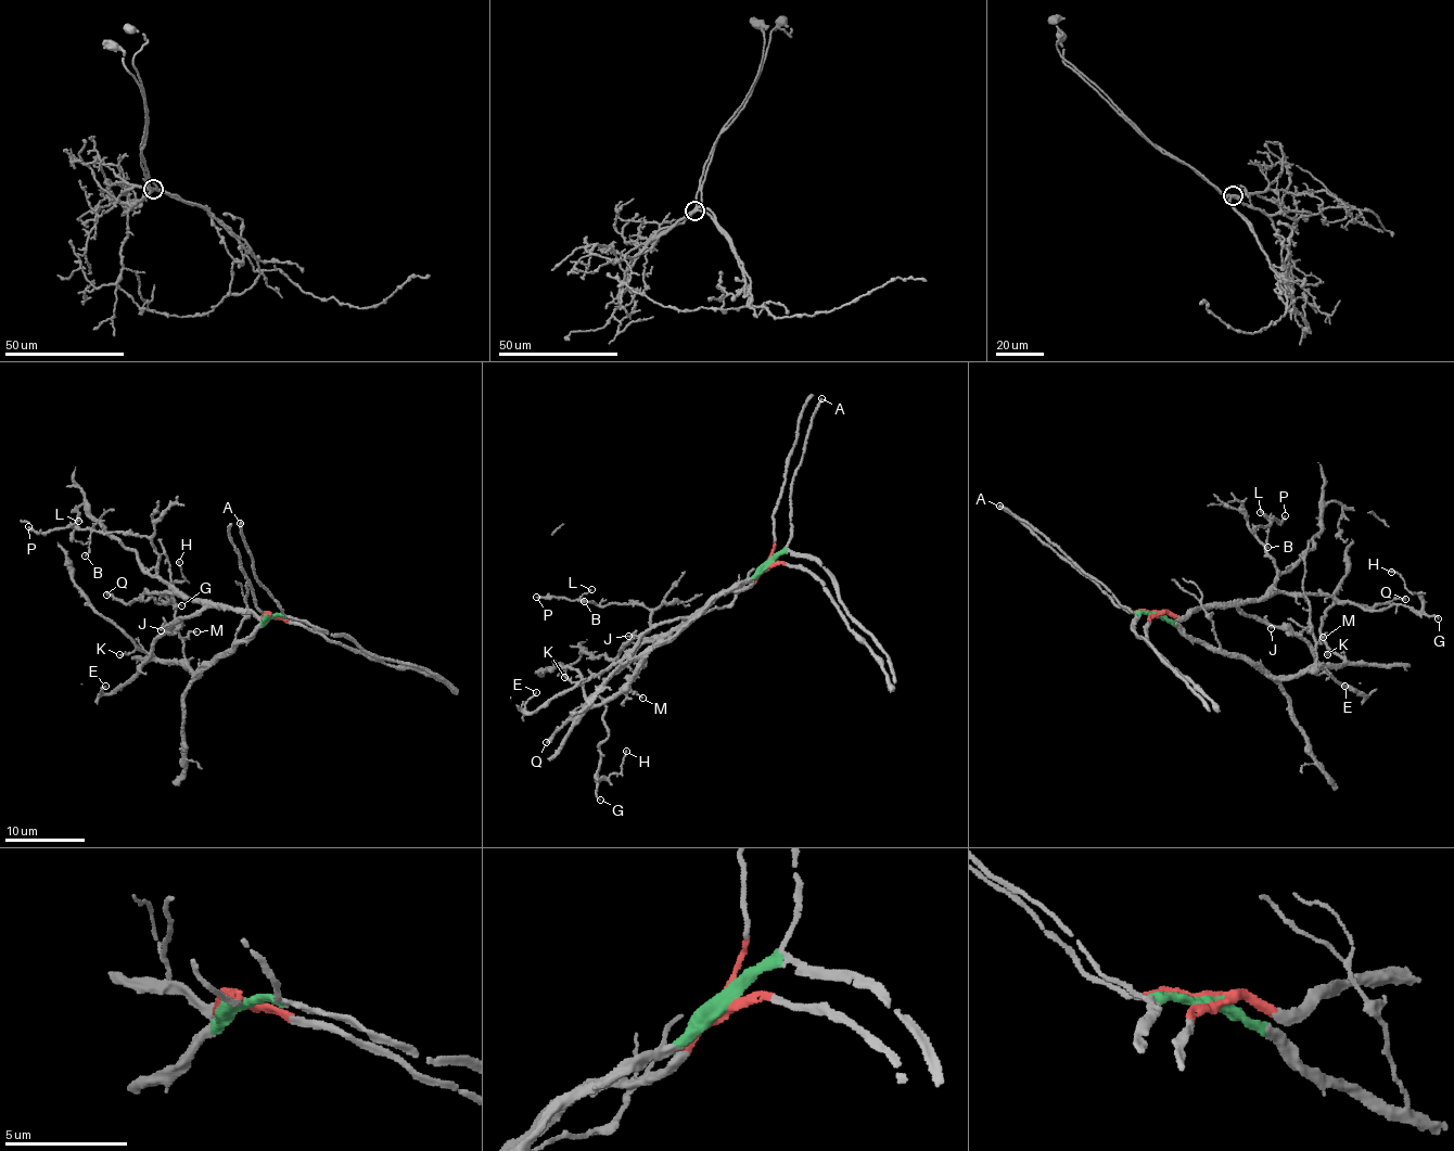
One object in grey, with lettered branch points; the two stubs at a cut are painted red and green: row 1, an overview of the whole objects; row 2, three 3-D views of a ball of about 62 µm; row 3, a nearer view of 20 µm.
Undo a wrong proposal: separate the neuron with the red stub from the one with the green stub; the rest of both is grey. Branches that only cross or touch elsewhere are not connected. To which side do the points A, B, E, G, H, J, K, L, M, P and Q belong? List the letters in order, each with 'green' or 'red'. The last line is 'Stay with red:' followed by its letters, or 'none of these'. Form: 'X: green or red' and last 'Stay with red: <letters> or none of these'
A: green
B: red
E: red
G: red
H: red
J: red
K: green
L: red
M: green
P: red
Q: red
Stay with red: B, E, G, H, J, L, P, Q

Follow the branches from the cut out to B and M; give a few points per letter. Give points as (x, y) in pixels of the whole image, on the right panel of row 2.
B: (1156, 612), (1185, 615), (1200, 608), (1244, 605), (1273, 589), (1275, 560), (1254, 527), (1272, 524), (1267, 548)
M: (1156, 613), (1212, 648), (1235, 652), (1270, 677), (1297, 677), (1317, 660), (1315, 643), (1324, 637)

